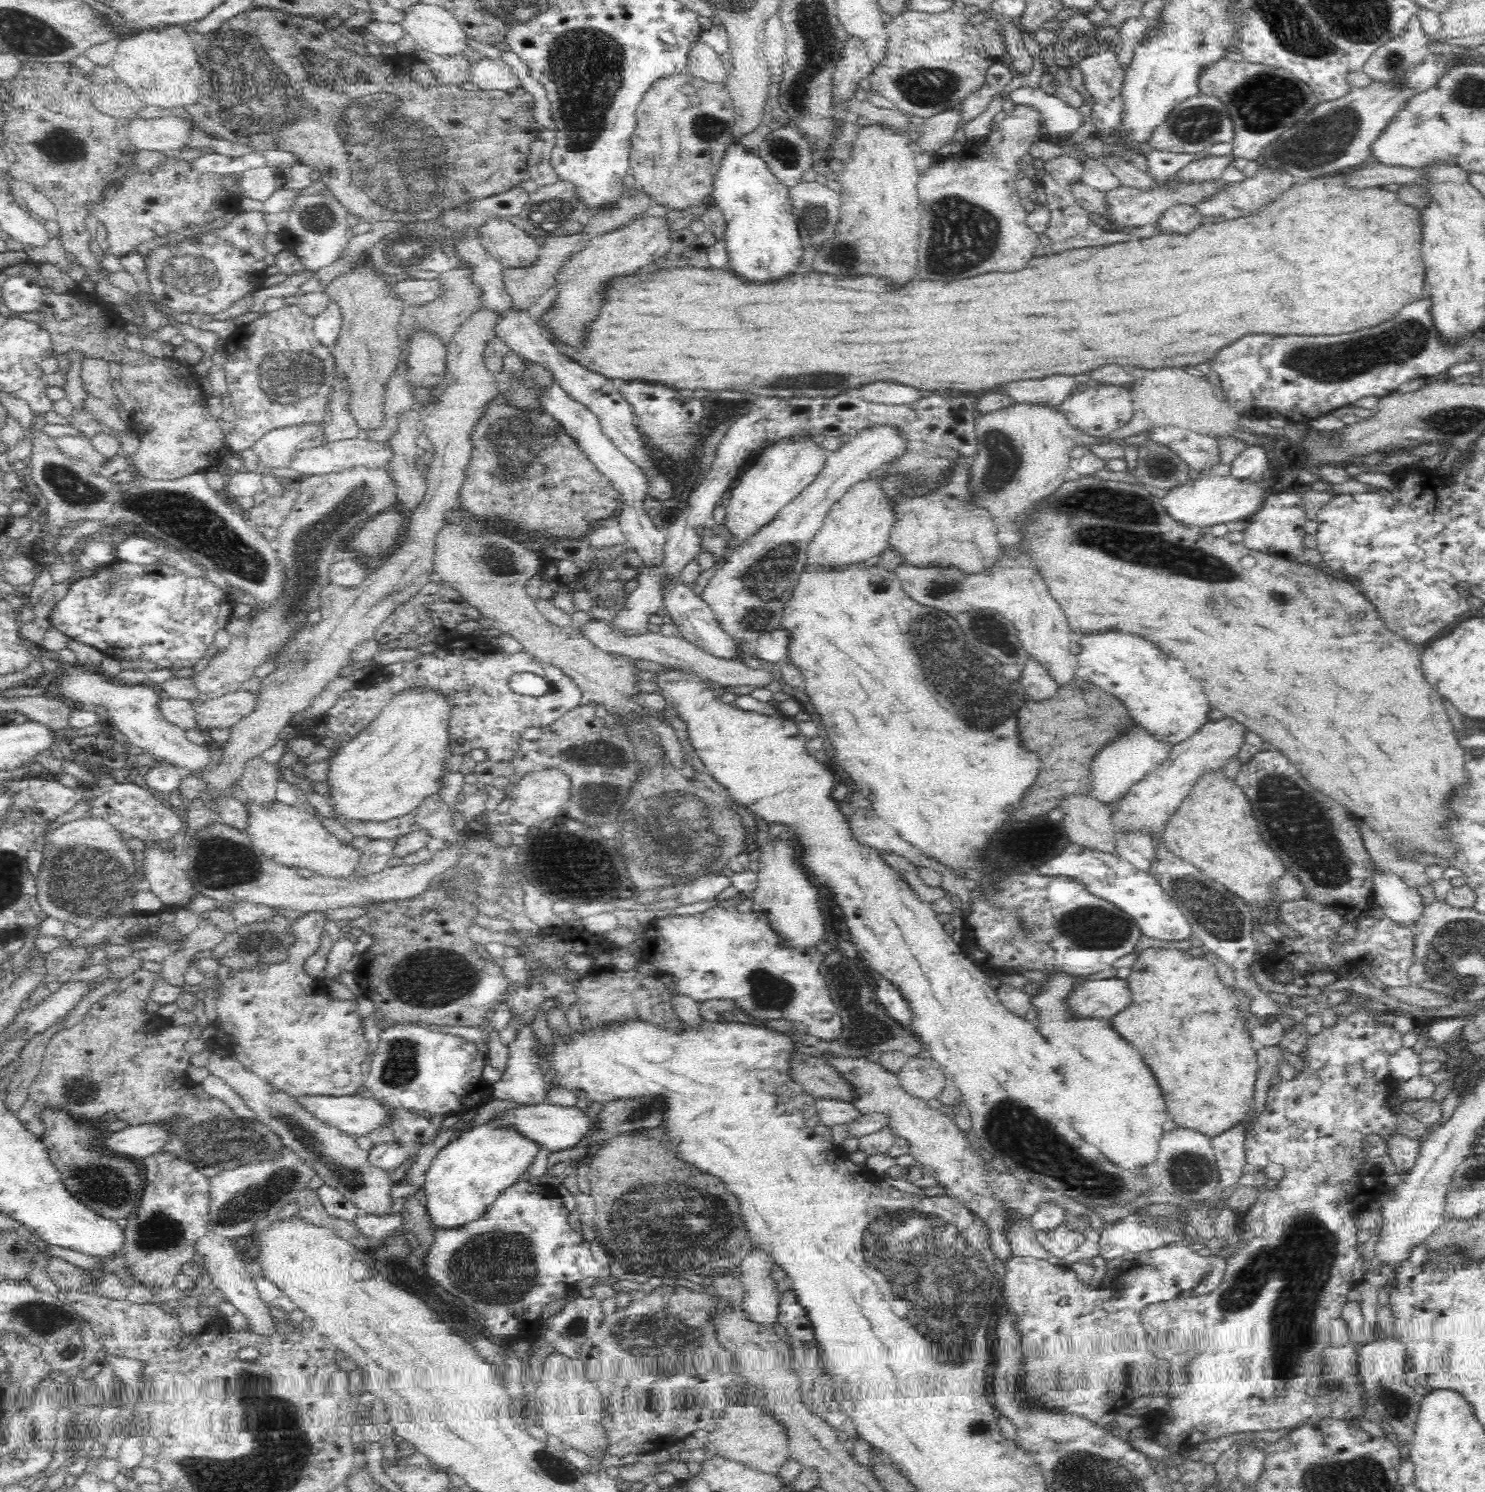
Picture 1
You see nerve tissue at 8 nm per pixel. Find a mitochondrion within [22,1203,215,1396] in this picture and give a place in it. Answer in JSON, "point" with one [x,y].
{"point":[161,1233]}

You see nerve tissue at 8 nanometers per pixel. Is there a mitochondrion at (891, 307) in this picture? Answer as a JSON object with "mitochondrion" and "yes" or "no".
{"mitochondrion":"no"}

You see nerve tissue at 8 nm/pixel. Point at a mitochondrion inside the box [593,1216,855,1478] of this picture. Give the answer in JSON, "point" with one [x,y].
{"point":[663,1345]}

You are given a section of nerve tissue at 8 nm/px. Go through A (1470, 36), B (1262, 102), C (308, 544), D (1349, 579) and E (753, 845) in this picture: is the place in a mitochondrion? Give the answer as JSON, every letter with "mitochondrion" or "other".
{"A":"other","B":"mitochondrion","C":"mitochondrion","D":"other","E":"other"}

